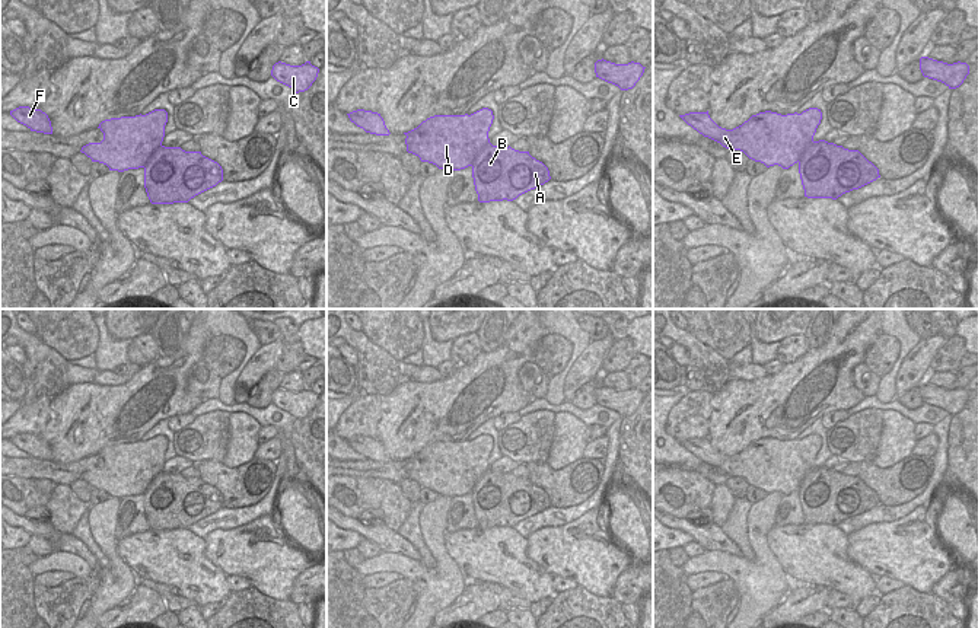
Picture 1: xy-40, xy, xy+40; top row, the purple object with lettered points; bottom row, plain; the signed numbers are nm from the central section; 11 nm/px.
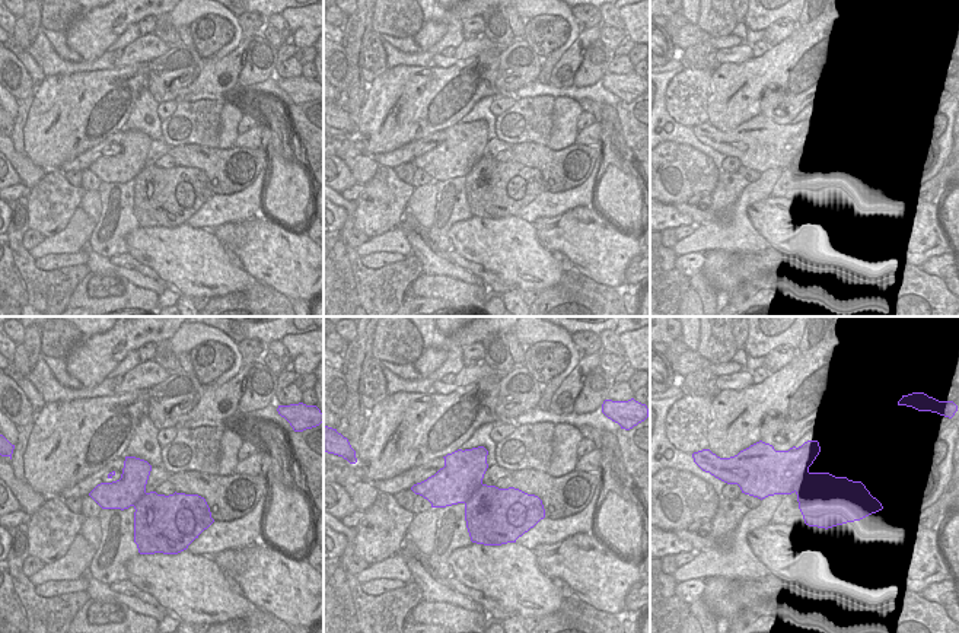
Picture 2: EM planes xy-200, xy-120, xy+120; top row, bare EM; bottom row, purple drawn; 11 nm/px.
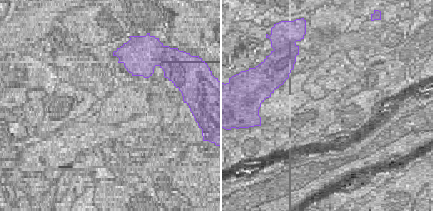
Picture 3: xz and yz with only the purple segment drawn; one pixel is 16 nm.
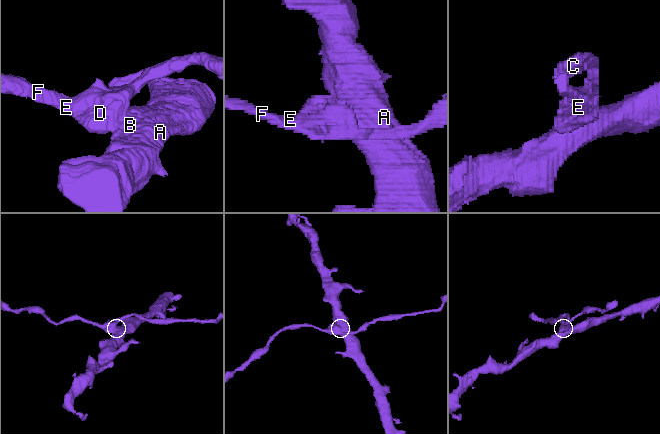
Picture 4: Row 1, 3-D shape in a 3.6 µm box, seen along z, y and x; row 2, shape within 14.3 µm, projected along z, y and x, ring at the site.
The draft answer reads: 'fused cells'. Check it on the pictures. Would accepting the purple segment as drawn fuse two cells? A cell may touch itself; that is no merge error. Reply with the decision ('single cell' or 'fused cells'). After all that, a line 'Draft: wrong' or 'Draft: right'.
fused cells
Draft: right

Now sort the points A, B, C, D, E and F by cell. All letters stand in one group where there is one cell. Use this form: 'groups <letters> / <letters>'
groups A B / C D E F

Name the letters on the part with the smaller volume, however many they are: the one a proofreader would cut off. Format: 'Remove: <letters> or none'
Remove: C, D, E, F

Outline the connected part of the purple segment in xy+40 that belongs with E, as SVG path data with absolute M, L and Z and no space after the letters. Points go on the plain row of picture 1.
M818 434L787 441L765 437L752 441L733 456L719 453L708 437L679 443L700 460L729 476L740 476L767 494L778 491L789 495L800 487L805 475L813 468L822 439Z

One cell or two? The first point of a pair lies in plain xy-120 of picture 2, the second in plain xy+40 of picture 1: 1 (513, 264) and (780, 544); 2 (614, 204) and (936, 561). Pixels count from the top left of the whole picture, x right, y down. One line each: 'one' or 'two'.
1: one
2: two

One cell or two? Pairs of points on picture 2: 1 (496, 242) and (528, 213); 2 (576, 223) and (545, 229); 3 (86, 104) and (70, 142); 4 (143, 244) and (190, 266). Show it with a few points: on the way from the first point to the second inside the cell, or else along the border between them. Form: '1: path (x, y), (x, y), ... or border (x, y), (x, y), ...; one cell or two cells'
1: border (515, 216), (531, 223); two cells
2: path (569, 229), (553, 229); one cell
3: path (77, 113), (70, 120), (70, 133); one cell
4: path (155, 247), (178, 255); one cell

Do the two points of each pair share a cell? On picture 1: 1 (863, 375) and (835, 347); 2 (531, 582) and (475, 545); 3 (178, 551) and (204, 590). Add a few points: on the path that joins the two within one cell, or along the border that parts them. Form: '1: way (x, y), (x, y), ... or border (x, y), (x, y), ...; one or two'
1: border (860, 362), (853, 370), (853, 383), (865, 397); two
2: way (518, 573), (499, 555), (488, 555); one
3: way (180, 561), (198, 580); one

